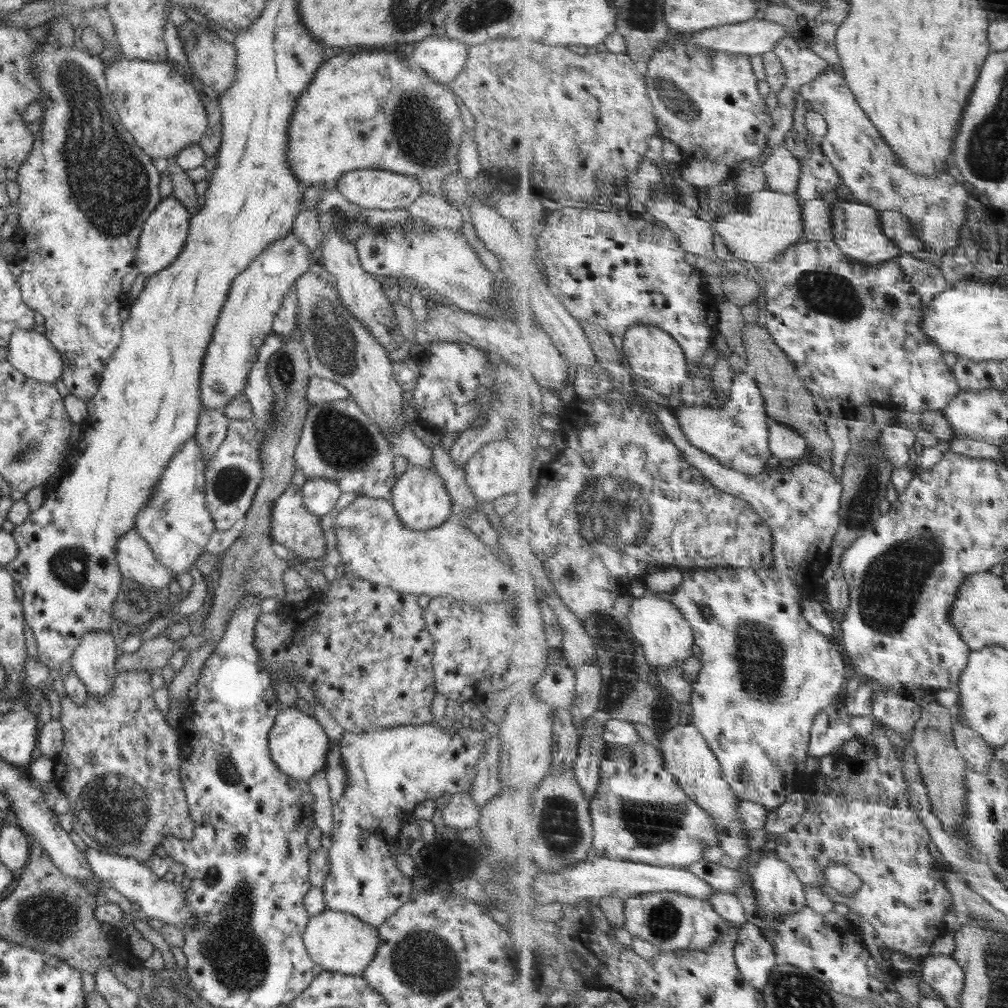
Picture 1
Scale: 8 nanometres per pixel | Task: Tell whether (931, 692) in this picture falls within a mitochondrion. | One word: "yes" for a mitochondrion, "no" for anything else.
no

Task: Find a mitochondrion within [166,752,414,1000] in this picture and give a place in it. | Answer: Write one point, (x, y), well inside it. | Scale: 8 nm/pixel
(233, 952)

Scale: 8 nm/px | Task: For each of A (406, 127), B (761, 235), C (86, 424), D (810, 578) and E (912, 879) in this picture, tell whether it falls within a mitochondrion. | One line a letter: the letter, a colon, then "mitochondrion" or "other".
A: mitochondrion
B: other
C: other
D: other
E: other

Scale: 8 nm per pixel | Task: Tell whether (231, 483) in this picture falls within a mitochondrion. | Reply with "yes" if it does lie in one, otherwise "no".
yes

